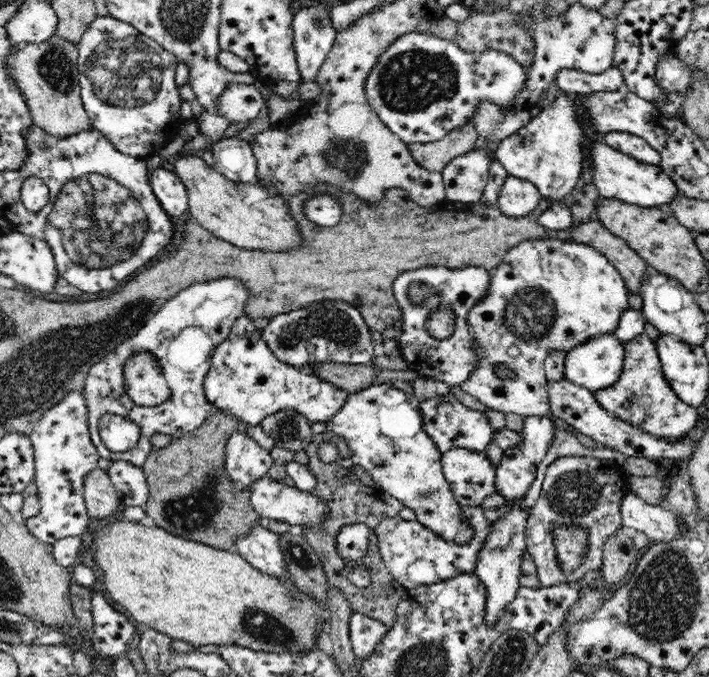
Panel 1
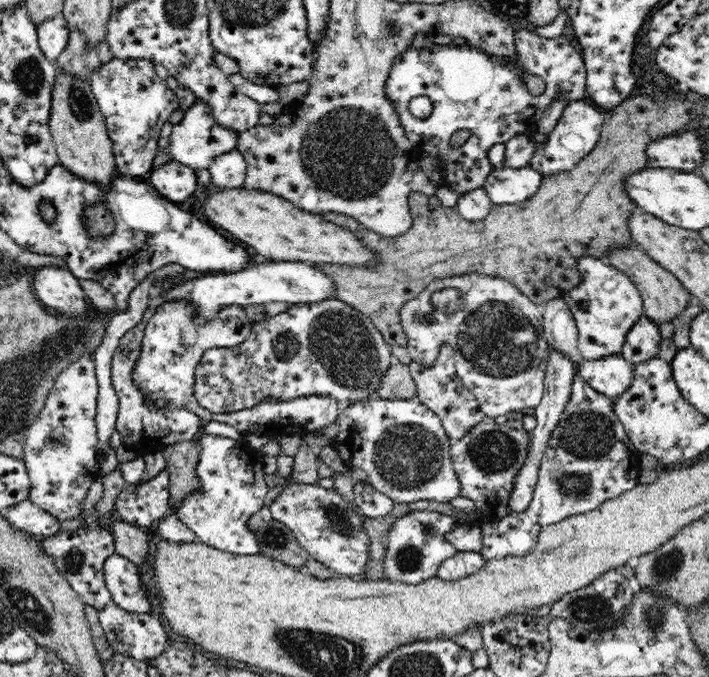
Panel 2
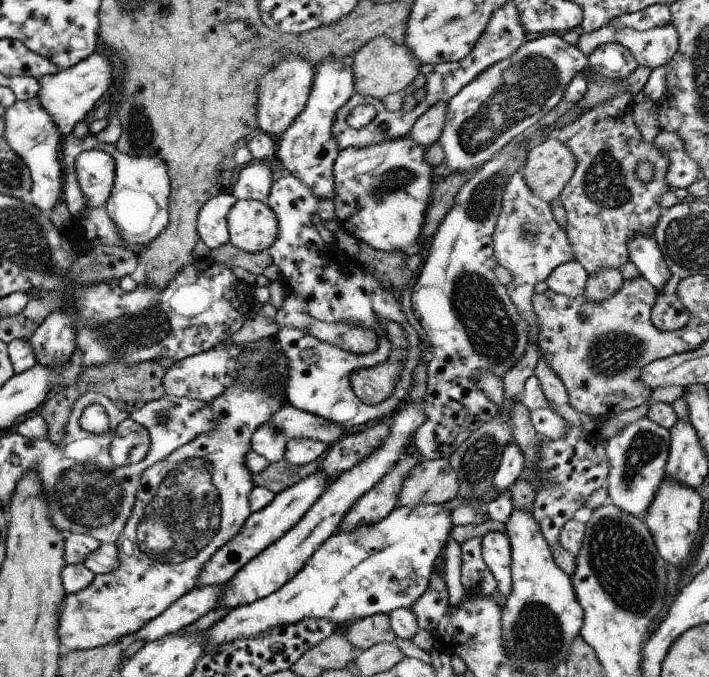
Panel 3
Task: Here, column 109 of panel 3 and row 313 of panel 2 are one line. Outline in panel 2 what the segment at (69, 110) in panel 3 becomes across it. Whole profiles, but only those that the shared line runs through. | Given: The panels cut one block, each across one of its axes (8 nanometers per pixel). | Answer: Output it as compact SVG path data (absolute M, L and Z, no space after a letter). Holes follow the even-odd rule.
M39 267L34 273L34 288L39 302L60 314L84 316L90 312L79 279L68 269Z

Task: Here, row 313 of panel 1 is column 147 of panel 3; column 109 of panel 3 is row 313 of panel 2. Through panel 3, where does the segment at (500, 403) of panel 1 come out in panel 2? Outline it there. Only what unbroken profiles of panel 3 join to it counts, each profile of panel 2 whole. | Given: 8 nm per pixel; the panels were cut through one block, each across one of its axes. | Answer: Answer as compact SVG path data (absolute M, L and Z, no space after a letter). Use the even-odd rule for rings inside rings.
M586 256L579 261L579 269L583 278L581 284L560 298L568 304L574 315L580 355L590 362L620 355L628 332L644 315L643 298L628 276L608 262Z

